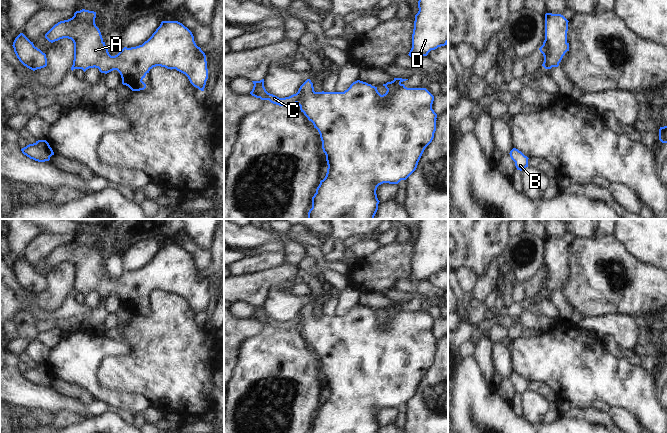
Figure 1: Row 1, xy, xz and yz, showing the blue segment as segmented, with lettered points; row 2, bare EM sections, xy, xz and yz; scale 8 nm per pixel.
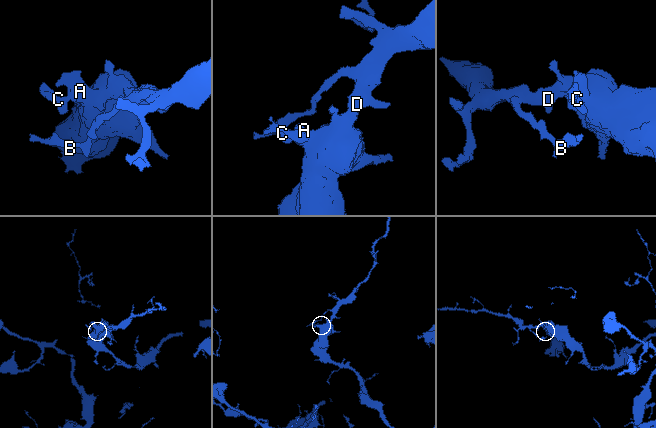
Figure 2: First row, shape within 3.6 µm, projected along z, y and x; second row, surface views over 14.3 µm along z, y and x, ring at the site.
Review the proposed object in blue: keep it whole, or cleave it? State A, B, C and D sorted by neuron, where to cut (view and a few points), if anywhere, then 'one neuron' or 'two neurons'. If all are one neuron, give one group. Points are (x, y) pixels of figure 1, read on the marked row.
A B D / C; cut in xz along (298, 92), (298, 98), (295, 102); two neurons

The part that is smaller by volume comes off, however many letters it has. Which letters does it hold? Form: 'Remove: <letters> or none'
Remove: C

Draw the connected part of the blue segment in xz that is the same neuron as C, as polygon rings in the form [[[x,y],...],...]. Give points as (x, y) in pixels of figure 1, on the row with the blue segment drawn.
[[[264,79],[260,81],[252,81],[254,86],[250,94],[256,98],[260,98],[261,100],[269,100],[271,103],[279,105],[279,106],[288,106],[288,105],[296,105],[296,102],[299,97],[299,93],[293,94],[289,97],[279,98],[273,94],[270,94],[266,91],[264,87]]]

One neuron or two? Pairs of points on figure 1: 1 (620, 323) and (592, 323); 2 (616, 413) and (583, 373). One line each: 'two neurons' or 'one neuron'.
1: one neuron
2: two neurons

